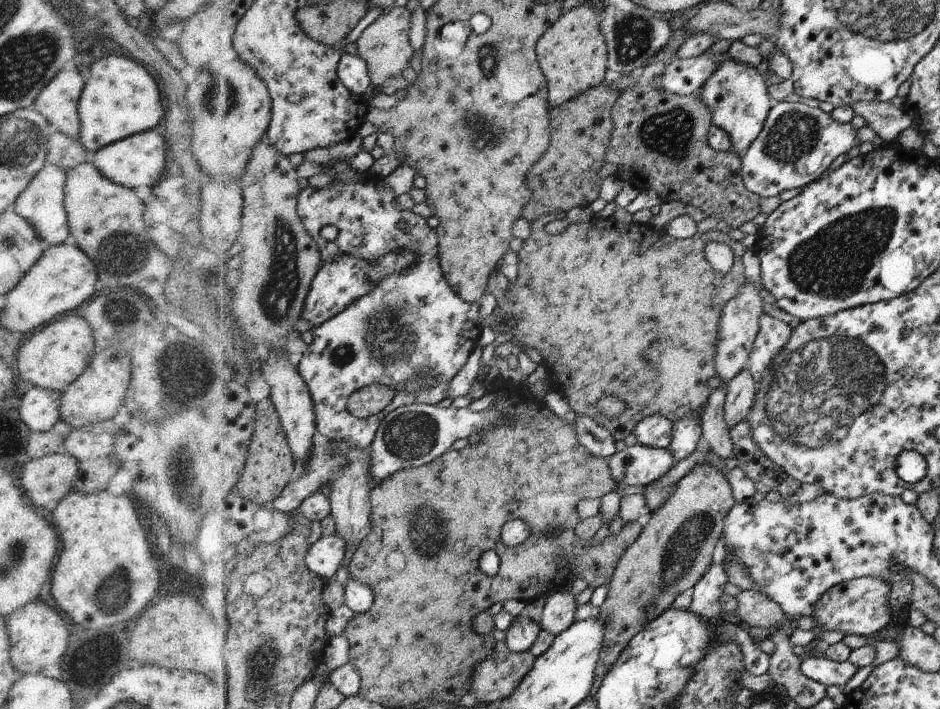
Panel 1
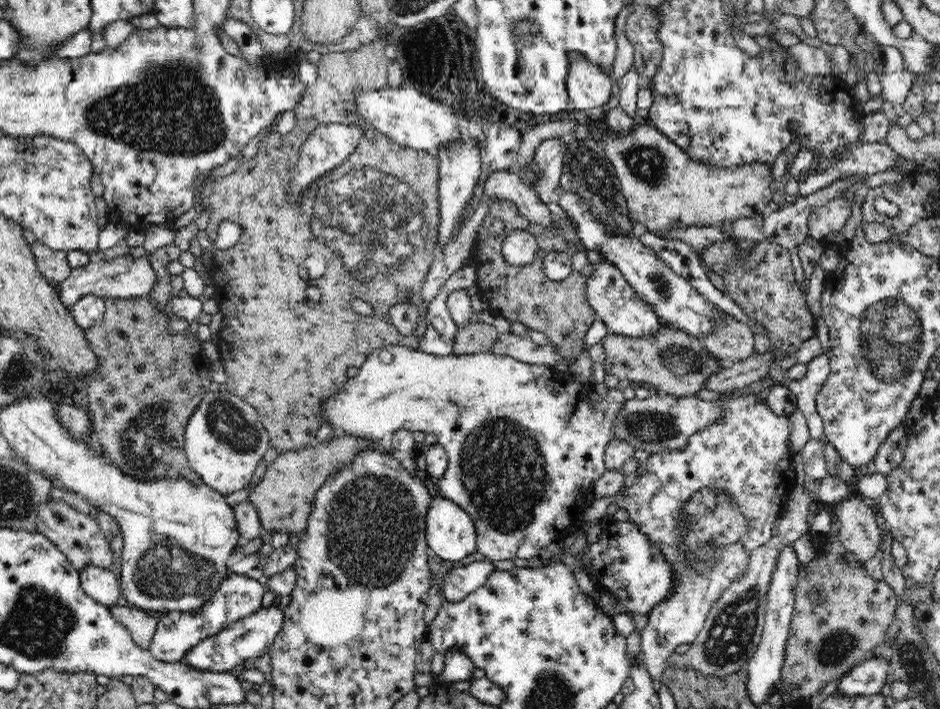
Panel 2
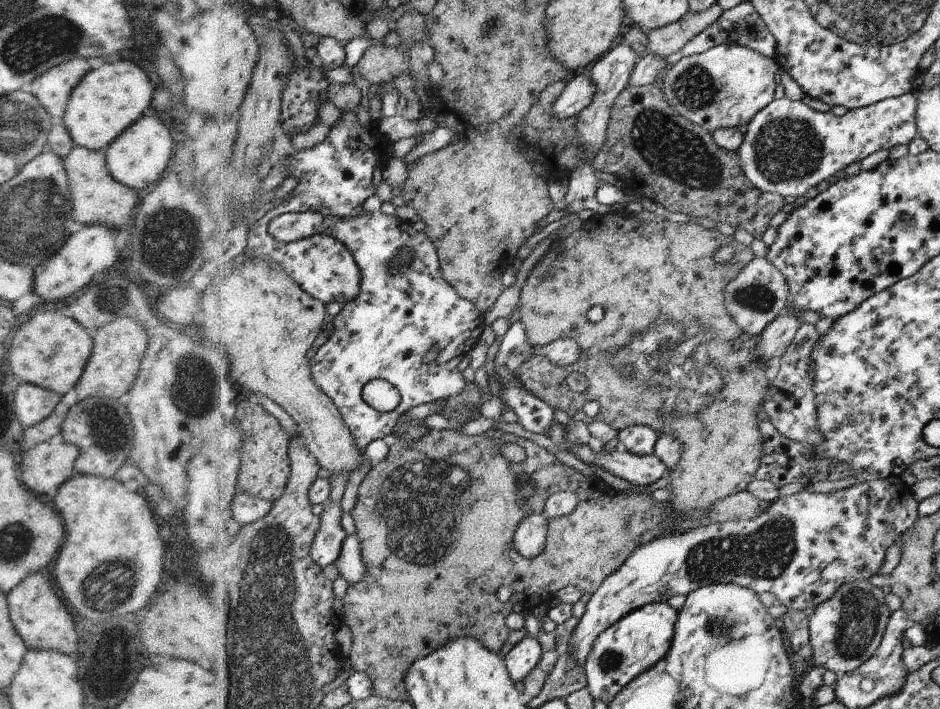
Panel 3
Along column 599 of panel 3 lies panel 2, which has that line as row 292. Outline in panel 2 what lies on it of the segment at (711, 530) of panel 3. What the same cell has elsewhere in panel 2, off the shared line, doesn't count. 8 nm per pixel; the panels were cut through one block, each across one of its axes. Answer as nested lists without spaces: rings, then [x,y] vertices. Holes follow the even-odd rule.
[[[596,263],[595,274],[588,277],[586,283],[588,303],[606,324],[610,333],[644,339],[645,337],[654,337],[662,332],[662,329],[667,329],[667,326],[663,326],[661,320],[658,319],[658,314],[652,305],[638,296],[625,277],[612,265]]]

